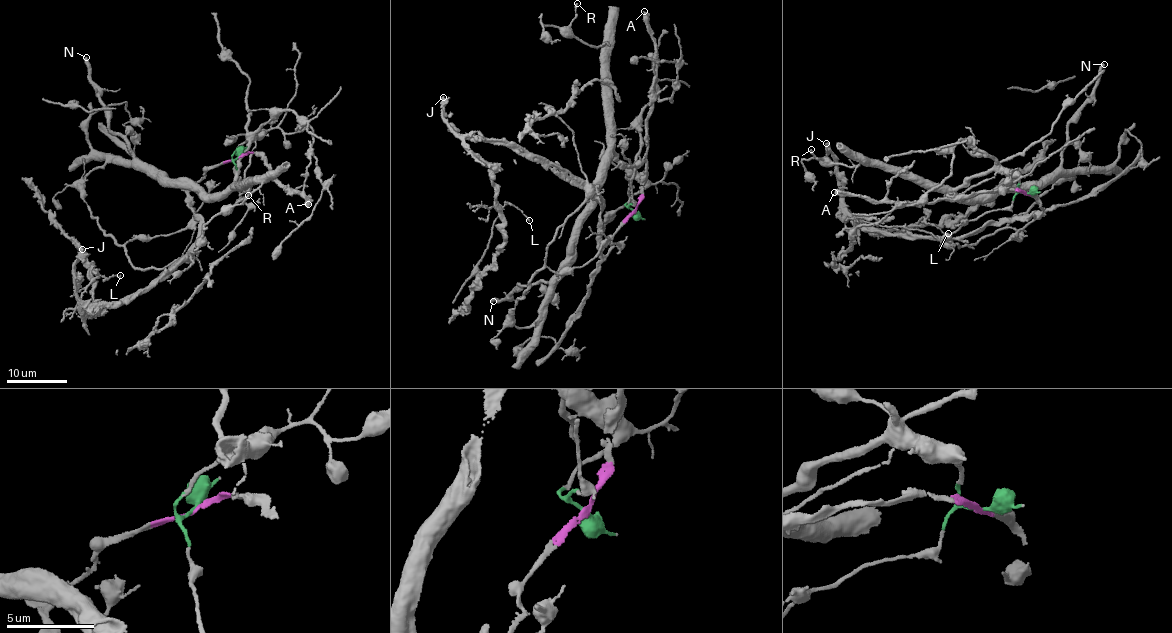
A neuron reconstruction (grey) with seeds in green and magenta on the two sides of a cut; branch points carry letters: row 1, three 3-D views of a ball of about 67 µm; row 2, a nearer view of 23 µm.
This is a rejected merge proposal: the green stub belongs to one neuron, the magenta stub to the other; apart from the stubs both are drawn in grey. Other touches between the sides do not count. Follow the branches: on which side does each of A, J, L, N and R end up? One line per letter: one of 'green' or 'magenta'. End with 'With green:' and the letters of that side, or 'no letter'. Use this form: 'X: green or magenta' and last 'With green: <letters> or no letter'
A: magenta
J: magenta
L: magenta
N: green
R: green
With green: N, R

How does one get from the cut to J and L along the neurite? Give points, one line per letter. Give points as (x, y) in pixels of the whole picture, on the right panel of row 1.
J: (1025, 194), (1042, 210), (954, 239), (896, 235), (857, 220), (845, 207), (841, 173), (826, 144)
L: (1025, 194), (1042, 210), (954, 239), (888, 233), (843, 208), (876, 231), (928, 217), (948, 233)

